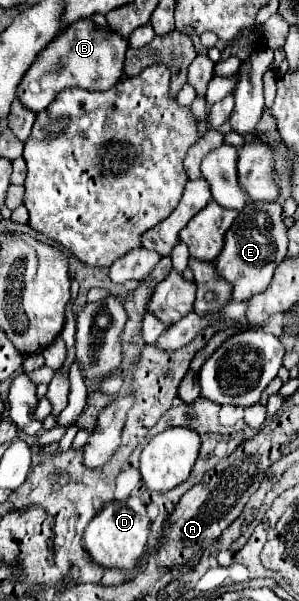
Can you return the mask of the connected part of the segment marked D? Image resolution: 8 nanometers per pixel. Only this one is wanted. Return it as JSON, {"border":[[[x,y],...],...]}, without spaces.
{"border":[[[130,496],[126,500],[108,502],[86,526],[84,532],[84,548],[88,554],[104,568],[116,570],[130,570],[138,564],[146,540],[150,532],[150,518],[146,516],[146,506],[138,496]]]}

